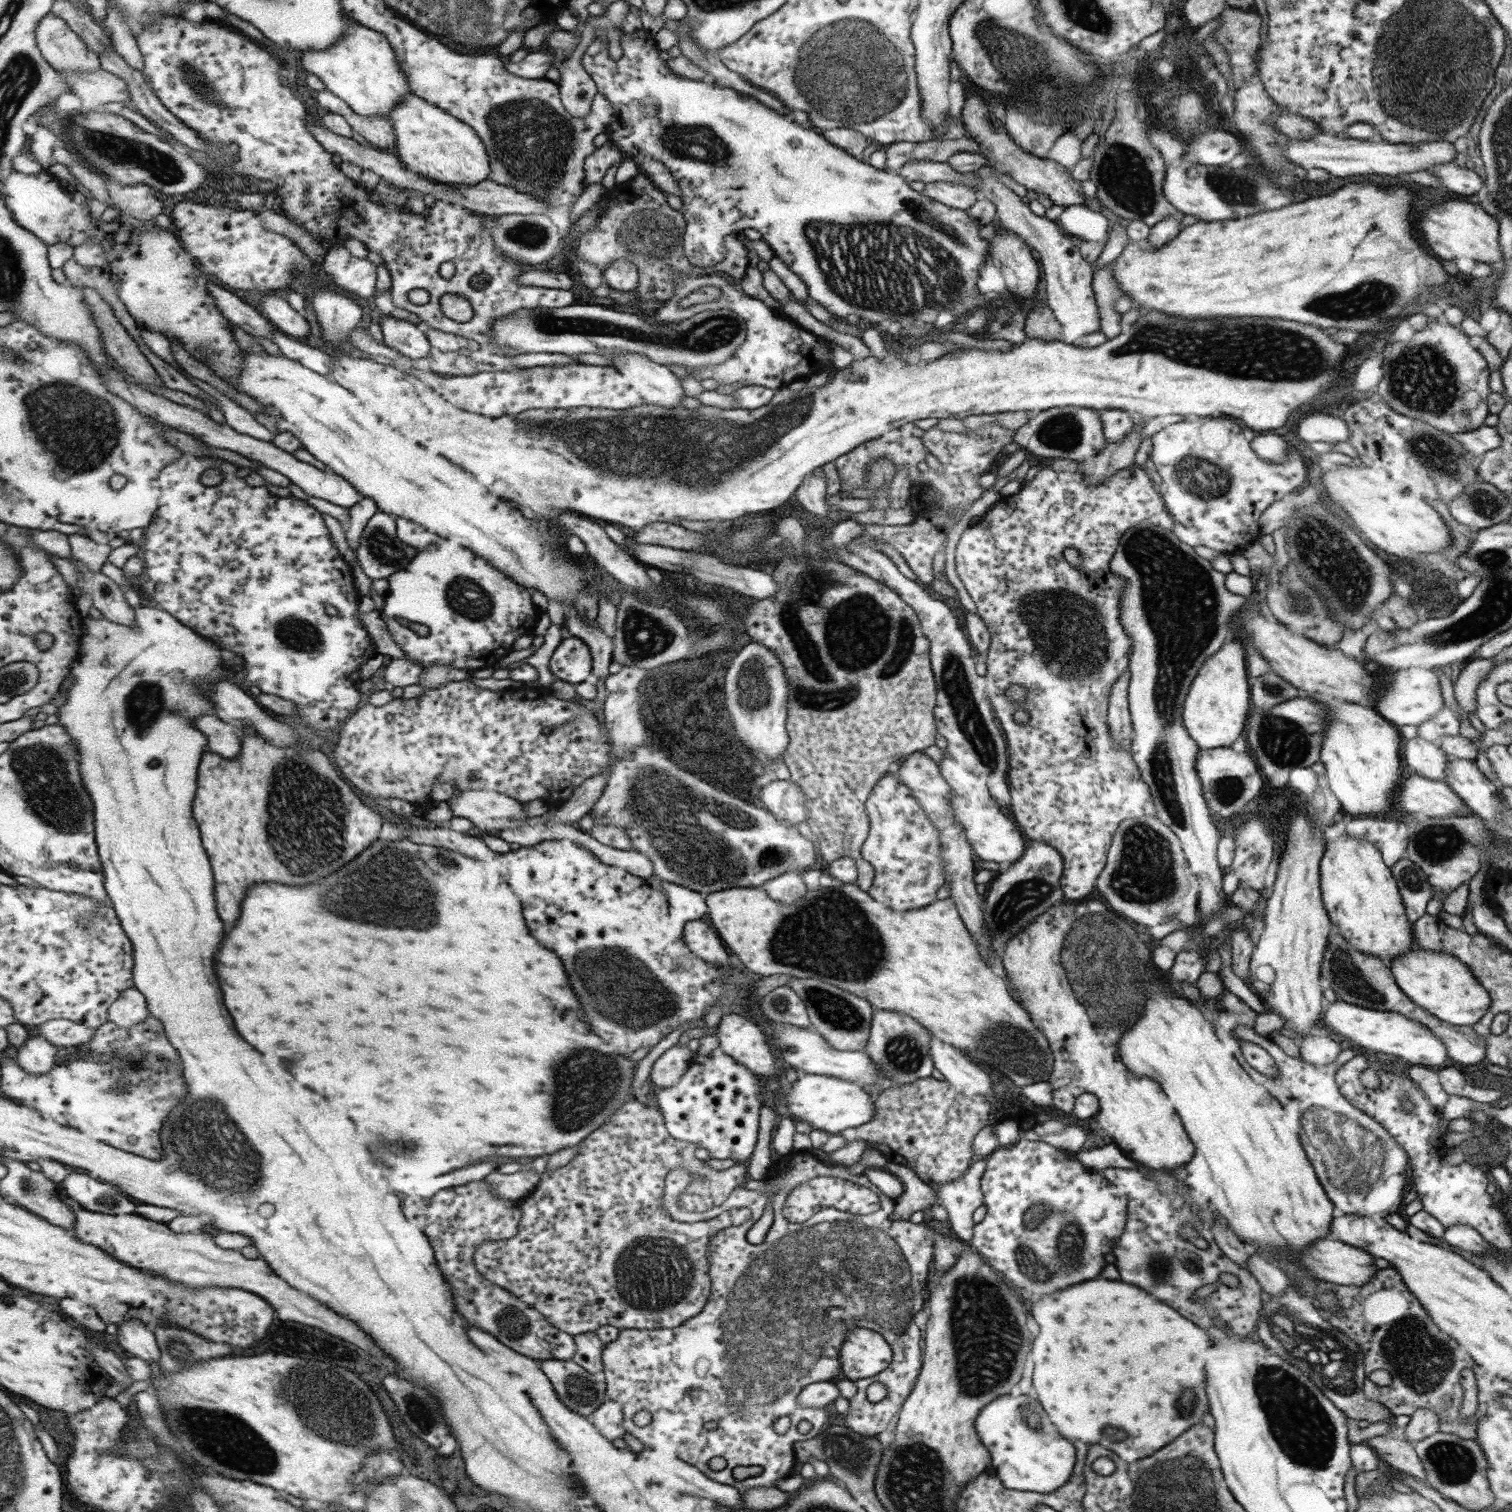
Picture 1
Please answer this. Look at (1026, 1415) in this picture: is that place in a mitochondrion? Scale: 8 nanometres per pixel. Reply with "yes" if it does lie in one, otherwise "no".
yes

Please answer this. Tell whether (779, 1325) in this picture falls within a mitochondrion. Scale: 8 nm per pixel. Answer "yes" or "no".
yes

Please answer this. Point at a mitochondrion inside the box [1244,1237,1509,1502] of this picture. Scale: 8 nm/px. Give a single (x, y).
(1301, 1429)

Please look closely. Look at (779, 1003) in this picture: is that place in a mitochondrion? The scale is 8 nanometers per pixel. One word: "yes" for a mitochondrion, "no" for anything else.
yes

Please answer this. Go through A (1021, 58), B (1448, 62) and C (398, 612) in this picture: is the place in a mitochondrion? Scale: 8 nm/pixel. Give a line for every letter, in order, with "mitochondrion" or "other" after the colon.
A: mitochondrion
B: mitochondrion
C: other

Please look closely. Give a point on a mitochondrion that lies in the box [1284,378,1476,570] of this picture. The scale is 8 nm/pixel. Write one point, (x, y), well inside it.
(1438, 457)

